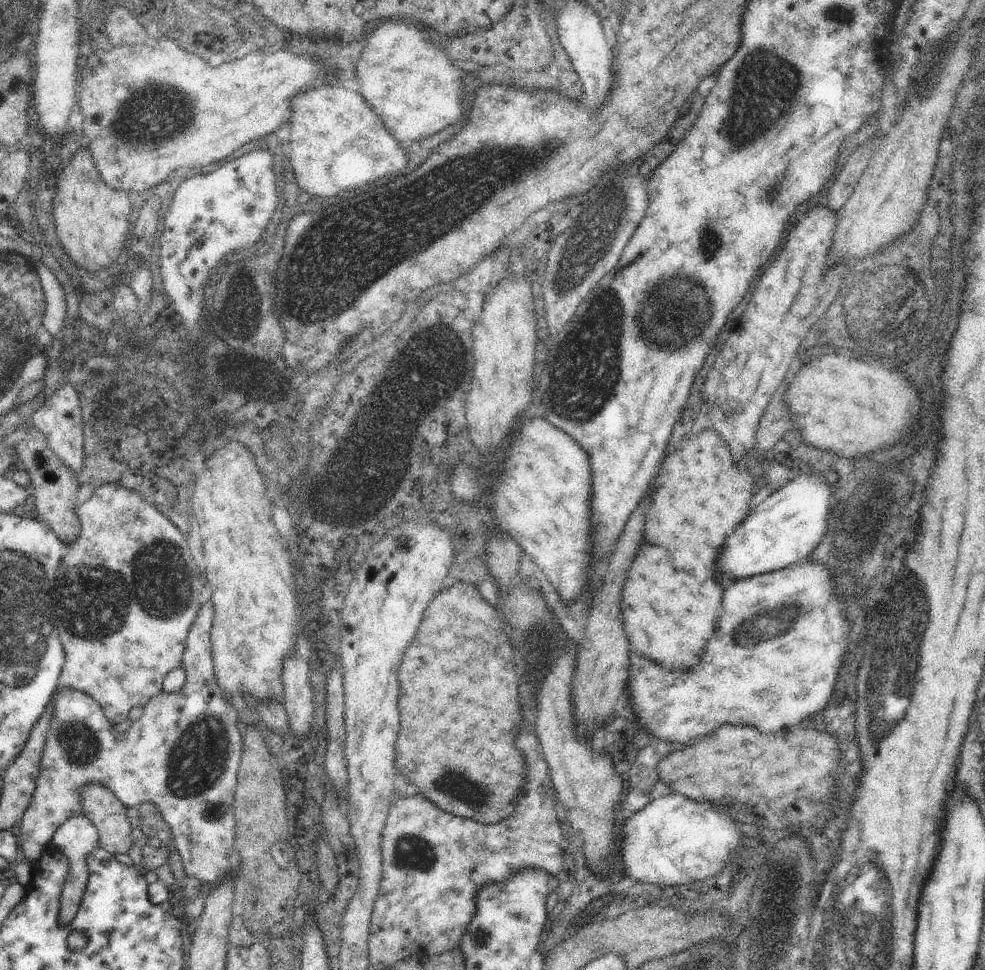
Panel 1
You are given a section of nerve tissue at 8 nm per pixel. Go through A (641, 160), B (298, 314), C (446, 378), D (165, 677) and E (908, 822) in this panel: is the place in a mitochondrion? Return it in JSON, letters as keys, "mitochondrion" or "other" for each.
{"A":"other","B":"mitochondrion","C":"mitochondrion","D":"other","E":"other"}

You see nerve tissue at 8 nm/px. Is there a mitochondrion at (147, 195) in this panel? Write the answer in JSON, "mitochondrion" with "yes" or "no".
{"mitochondrion":"no"}

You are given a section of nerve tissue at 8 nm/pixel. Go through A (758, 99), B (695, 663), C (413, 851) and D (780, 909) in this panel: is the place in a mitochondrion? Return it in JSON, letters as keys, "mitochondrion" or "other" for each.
{"A":"mitochondrion","B":"other","C":"mitochondrion","D":"mitochondrion"}

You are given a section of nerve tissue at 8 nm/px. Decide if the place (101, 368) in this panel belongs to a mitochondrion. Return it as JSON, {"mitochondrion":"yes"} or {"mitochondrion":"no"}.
{"mitochondrion":"yes"}

